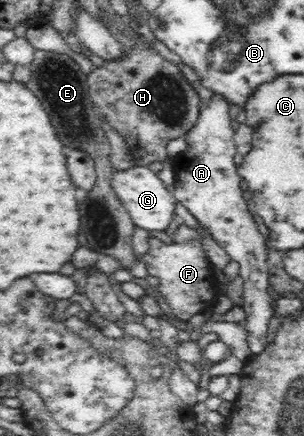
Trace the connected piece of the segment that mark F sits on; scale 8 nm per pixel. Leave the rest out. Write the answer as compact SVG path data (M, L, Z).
M182 224L172 238L173 242L167 244L150 237L149 249L143 254L143 262L147 274L158 279L158 292L166 299L172 314L179 320L187 321L194 314L212 311L220 295L220 288L216 287L216 283L220 282L221 276L220 272L212 269L213 265L202 249L197 230Z

